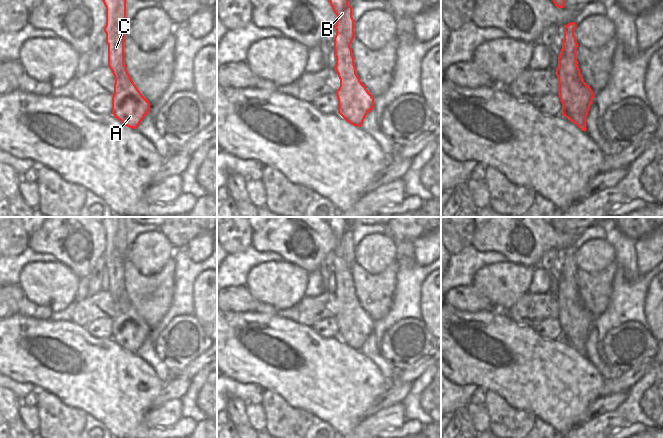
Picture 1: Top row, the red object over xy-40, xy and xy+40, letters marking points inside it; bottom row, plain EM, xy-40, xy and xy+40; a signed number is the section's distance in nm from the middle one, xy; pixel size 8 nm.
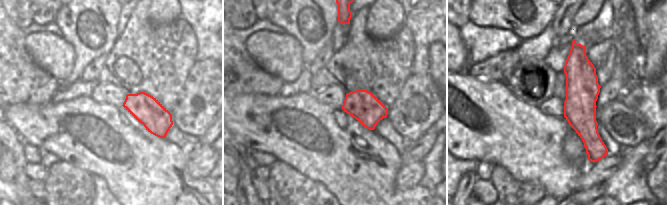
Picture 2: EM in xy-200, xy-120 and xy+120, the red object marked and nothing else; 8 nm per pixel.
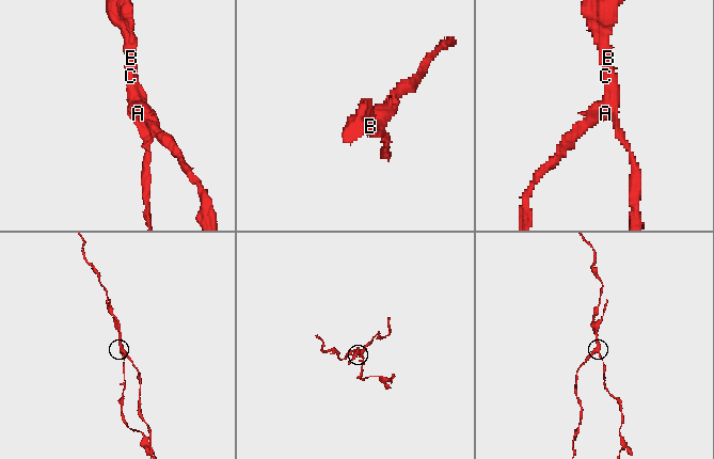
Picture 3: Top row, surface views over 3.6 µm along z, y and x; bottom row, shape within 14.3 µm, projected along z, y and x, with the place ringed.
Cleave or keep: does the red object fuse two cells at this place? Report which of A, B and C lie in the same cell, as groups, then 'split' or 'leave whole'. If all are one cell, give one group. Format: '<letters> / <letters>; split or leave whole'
A C / B; split

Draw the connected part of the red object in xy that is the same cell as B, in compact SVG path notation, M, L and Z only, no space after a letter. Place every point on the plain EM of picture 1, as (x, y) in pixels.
M347 228L344 235L336 245L334 250L336 254L339 254L349 268L352 267L354 263L354 243L352 241L352 231Z

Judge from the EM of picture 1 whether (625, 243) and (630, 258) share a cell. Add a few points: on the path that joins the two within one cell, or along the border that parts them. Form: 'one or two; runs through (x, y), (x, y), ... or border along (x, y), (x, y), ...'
two; border along (635, 247), (624, 255), (624, 260), (619, 265)

